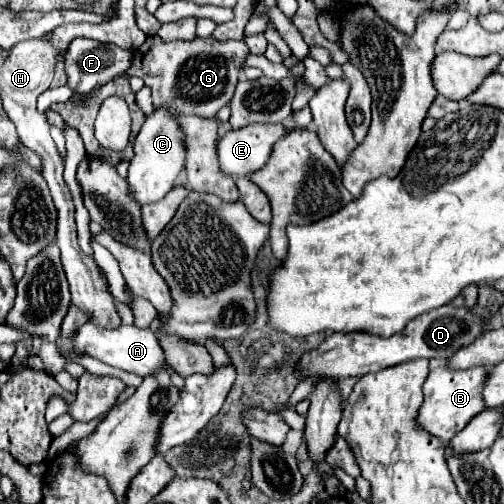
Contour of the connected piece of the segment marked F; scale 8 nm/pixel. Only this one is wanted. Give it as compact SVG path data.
M76 38L70 42L66 54L64 54L64 70L68 76L66 86L74 92L92 92L94 88L100 88L102 84L108 84L110 80L126 74L126 70L132 66L132 52L122 50L114 44L102 44L90 38Z

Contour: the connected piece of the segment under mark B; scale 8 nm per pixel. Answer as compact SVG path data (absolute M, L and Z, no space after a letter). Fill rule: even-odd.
M436 366L430 370L424 382L424 402L418 410L418 422L424 430L438 436L444 442L450 442L476 414L480 414L486 404L482 398L484 384L488 380L488 368L476 366L466 370L456 370L450 366Z

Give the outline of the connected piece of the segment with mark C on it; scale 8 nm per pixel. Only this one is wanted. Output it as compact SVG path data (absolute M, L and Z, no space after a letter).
M154 108L154 112L146 116L134 140L134 158L128 170L128 184L132 196L140 204L160 200L162 196L166 196L166 192L170 192L184 164L186 164L186 134L182 132L178 114L172 112L170 108Z

